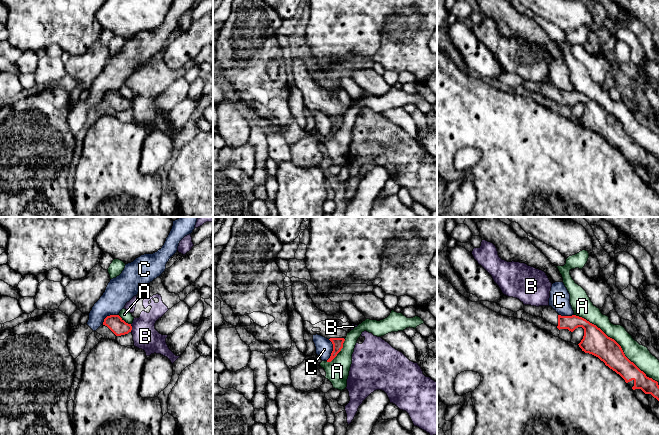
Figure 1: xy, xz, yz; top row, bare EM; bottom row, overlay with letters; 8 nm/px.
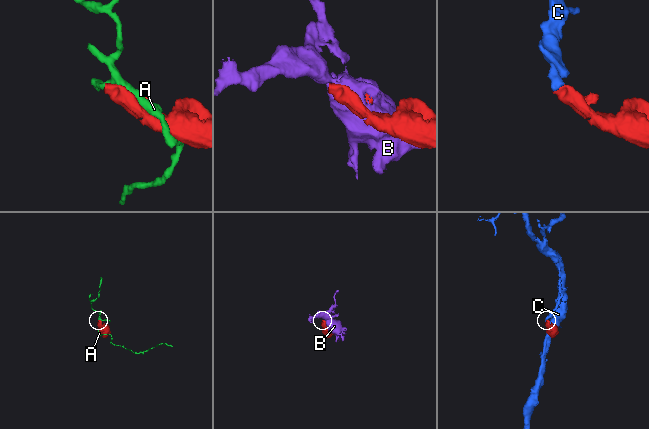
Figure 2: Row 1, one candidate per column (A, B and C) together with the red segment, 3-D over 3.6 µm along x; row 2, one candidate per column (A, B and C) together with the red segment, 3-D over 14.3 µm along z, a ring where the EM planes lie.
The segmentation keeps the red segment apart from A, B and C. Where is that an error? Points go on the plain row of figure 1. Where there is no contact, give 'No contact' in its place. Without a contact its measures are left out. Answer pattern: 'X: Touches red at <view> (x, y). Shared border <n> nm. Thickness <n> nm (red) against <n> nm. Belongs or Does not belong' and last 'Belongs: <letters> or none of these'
A: Touches red at yz (611, 114). Shared border 750 nm. Thickness 200 nm (red) against 160 nm. Does not belong
B: Touches red at xy (131, 104). Shared border 60 nm. Thickness 130 nm (red) against 200 nm. Does not belong
C: Touches red at xz (333, 126). Shared border 180 nm. Thickness 80 nm (red) against 140 nm. Does not belong
Belongs: none of these

